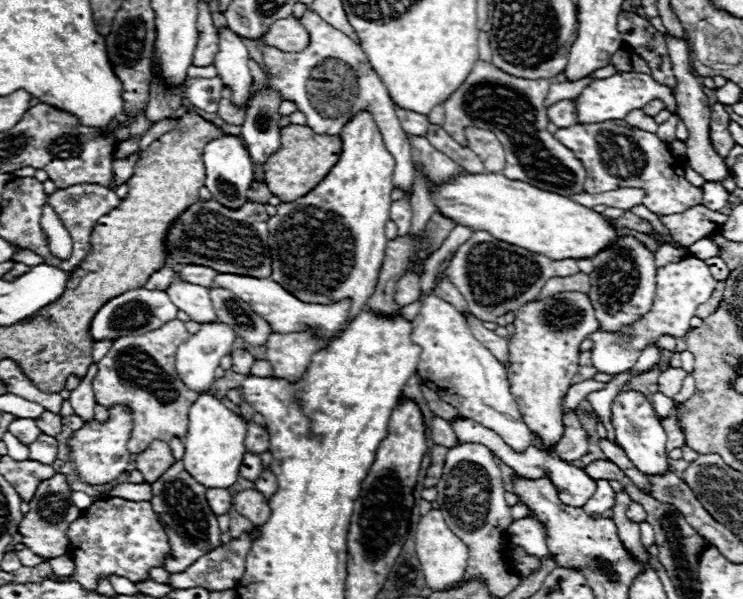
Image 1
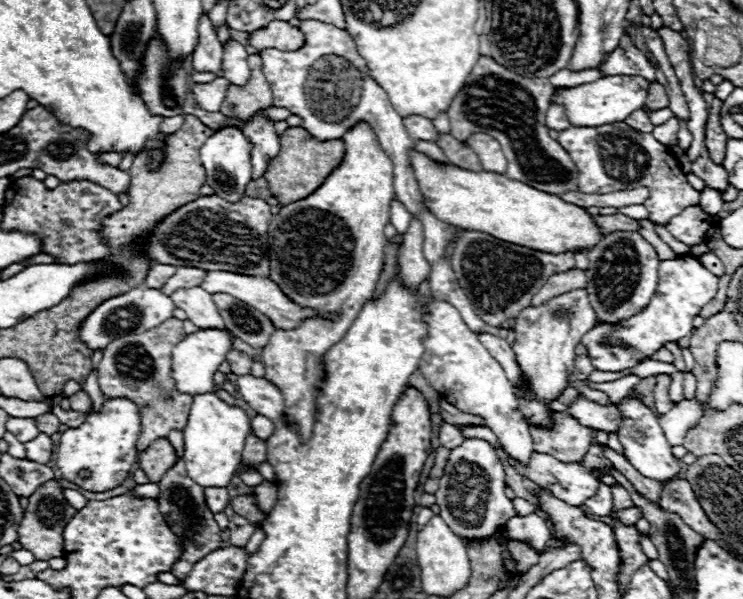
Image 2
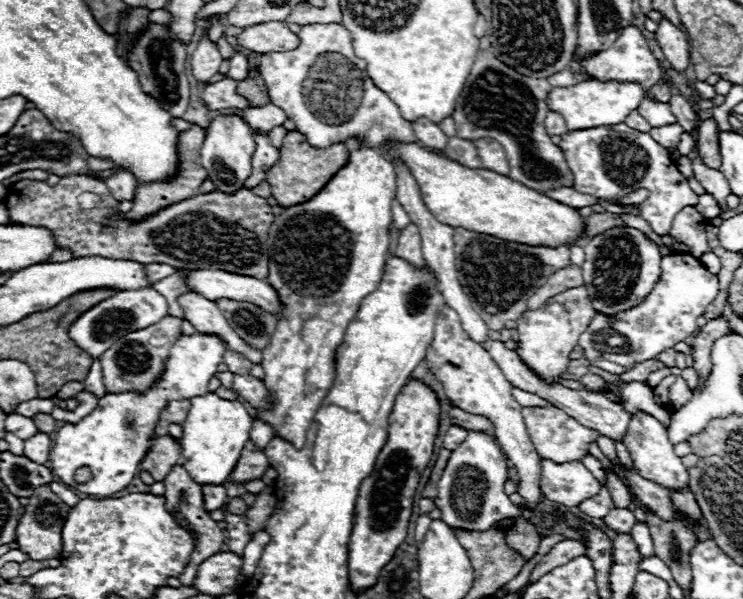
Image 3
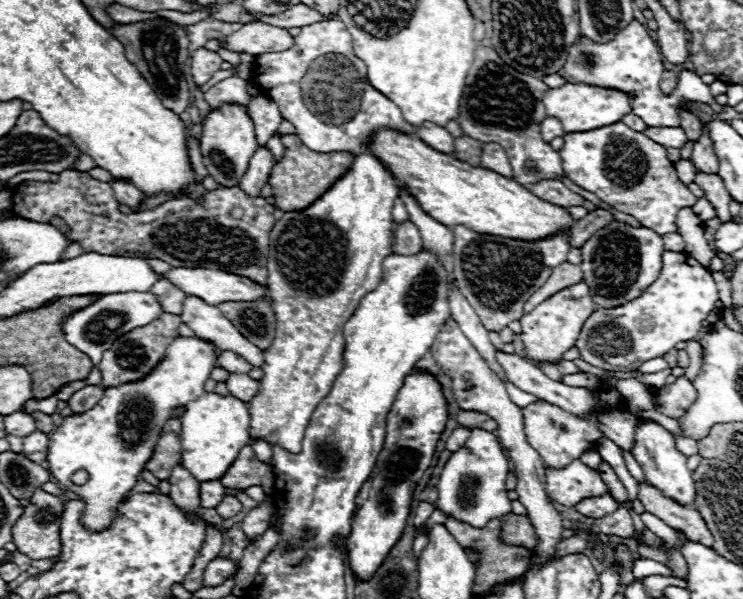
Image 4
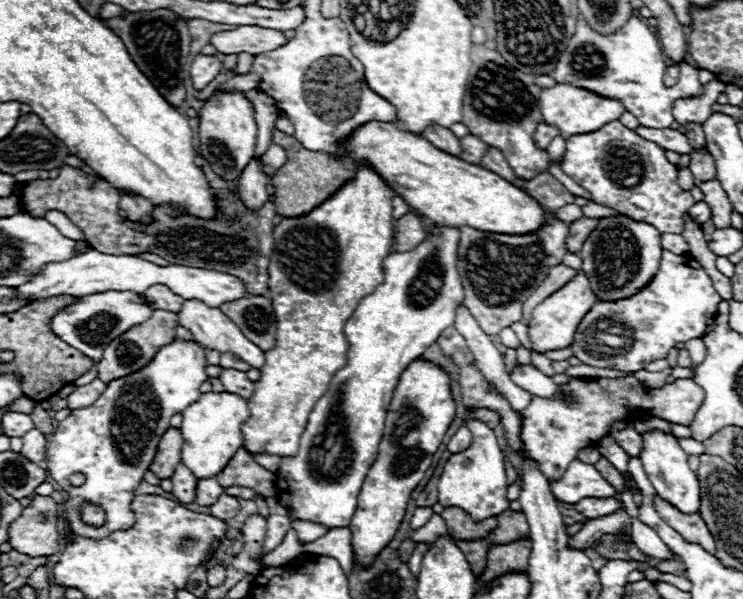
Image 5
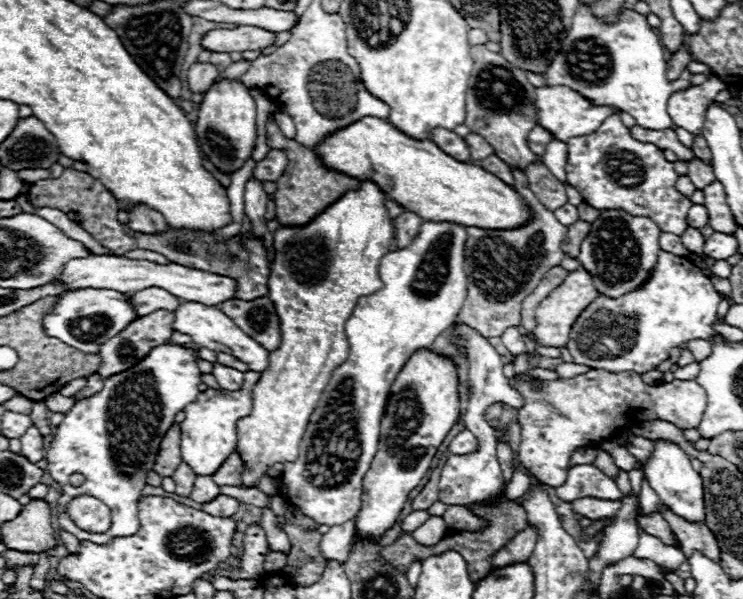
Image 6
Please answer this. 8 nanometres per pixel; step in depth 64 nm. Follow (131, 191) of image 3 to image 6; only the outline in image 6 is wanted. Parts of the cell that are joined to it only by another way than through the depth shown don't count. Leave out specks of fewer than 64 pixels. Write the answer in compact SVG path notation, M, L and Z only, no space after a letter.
M146 206L132 210L128 216L130 216L130 228L136 230L136 232L152 234L152 232L162 232L166 228L164 218L158 212L146 208Z

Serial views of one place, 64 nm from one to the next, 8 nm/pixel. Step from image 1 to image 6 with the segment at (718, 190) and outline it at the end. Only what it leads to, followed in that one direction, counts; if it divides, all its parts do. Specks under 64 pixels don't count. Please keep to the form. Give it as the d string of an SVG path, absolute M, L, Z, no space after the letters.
M692 204L692 208L688 210L686 220L688 220L688 224L692 228L702 228L702 226L708 224L708 212L706 212L706 208L702 204Z

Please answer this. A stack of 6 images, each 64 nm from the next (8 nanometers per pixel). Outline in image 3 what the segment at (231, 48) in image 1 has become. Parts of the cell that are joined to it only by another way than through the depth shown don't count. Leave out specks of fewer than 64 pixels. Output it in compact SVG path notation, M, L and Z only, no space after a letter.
M236 52L234 58L228 60L230 62L230 70L228 76L234 80L246 80L248 78L248 60L242 52Z

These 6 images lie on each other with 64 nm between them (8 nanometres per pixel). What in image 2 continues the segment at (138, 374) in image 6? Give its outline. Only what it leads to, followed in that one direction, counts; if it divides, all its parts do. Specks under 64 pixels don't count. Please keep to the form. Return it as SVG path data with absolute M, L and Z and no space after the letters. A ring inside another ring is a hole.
M198 330L180 340L180 344L176 344L172 350L172 378L176 382L176 390L188 392L190 396L214 392L212 376L224 362L230 348L232 348L230 336L224 330ZM128 398L106 400L102 404L102 410L88 414L82 426L68 428L62 432L54 454L62 478L90 492L106 492L120 486L132 474L132 468L140 456L140 452L136 450L140 432L142 432L140 410L132 400ZM82 468L90 470L90 478L78 476Z

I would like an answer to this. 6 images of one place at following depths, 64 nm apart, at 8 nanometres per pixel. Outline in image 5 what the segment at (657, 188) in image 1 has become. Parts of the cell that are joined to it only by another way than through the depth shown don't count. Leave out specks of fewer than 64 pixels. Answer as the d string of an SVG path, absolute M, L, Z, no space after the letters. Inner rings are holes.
M612 120L612 124L606 124L596 132L566 138L562 170L578 186L590 192L592 202L614 208L634 220L648 222L654 228L660 228L662 234L682 234L684 214L694 204L690 192L684 192L678 186L678 168L666 160L664 148L642 140L618 120ZM628 178L632 180L630 184L626 182Z

